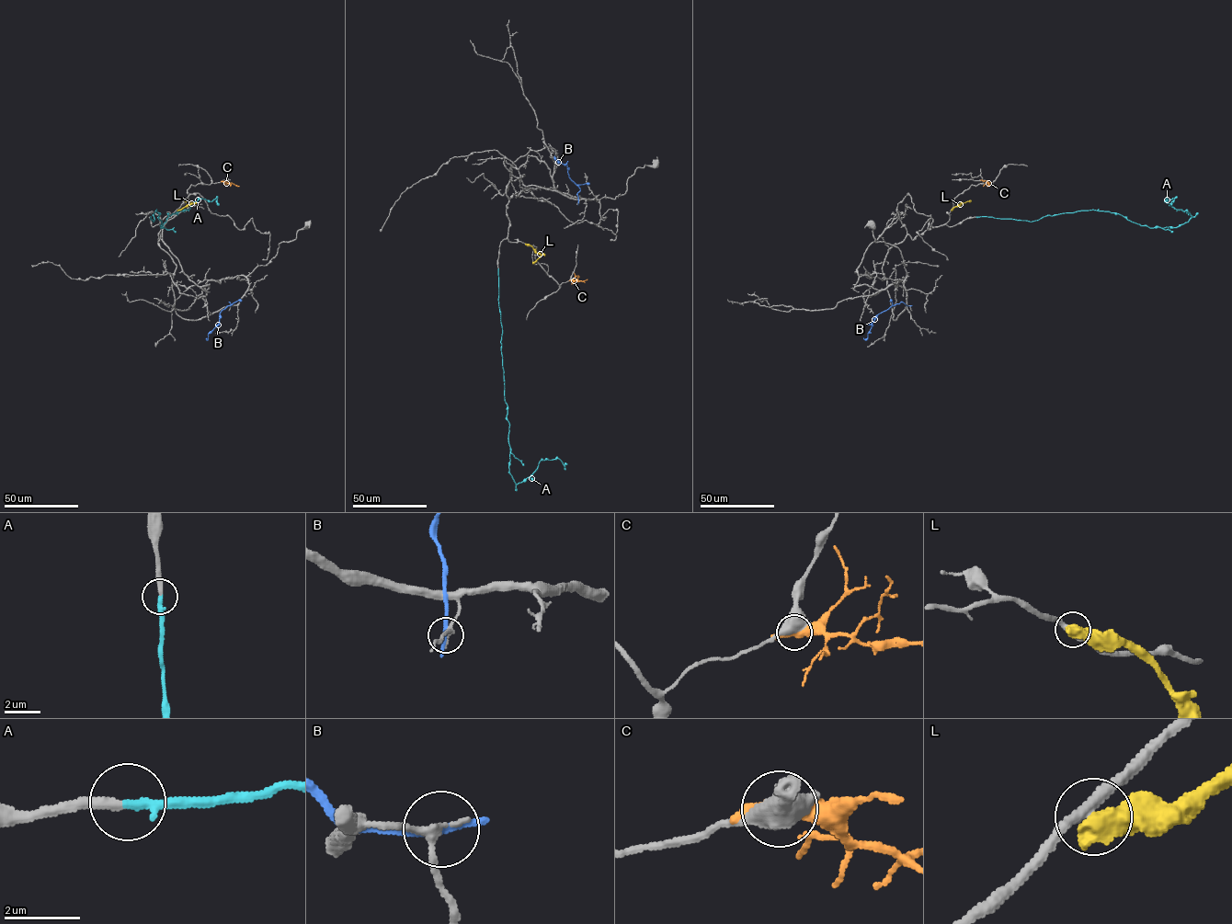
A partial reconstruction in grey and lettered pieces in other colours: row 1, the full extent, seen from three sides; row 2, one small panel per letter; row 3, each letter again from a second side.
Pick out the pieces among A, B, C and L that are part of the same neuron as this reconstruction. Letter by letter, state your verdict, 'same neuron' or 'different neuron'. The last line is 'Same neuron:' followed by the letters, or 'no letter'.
A: same neuron
B: different neuron
C: different neuron
L: different neuron
Same neuron: A

